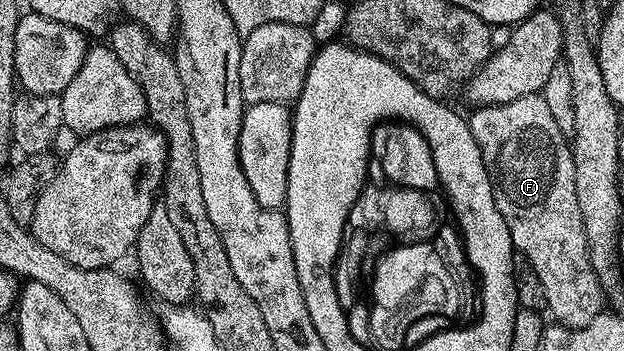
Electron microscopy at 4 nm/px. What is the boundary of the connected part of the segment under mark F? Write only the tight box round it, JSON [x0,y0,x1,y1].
[468,93,604,327]

